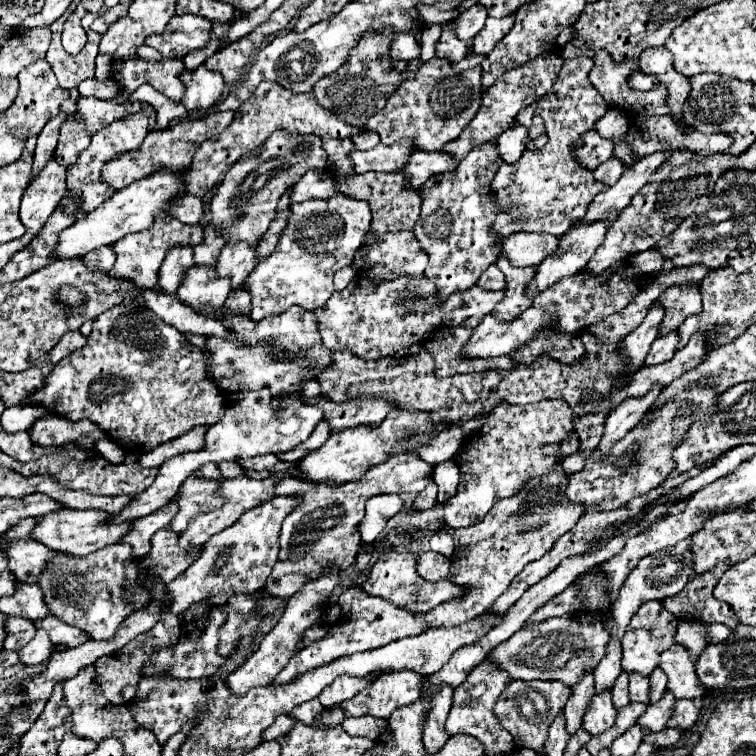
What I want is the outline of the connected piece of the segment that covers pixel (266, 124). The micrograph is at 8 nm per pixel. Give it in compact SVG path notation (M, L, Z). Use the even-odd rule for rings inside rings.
M262 82L256 92L240 106L240 110L236 110L232 124L216 138L208 138L200 150L196 152L196 158L192 160L192 168L186 170L186 192L194 194L194 196L204 196L204 192L208 192L210 188L214 188L220 178L222 172L234 164L236 160L240 160L246 152L258 150L262 148L264 140L276 132L276 130L286 130L286 132L294 132L294 134L314 134L318 138L330 136L330 138L352 138L356 136L362 128L344 124L342 120L338 120L336 116L332 116L330 112L326 112L326 108L322 108L312 92L308 94L294 94L288 92L286 88L282 88L276 82Z

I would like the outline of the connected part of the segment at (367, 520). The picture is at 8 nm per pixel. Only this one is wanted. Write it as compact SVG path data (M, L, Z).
M374 496L366 502L366 516L358 524L362 540L372 544L376 536L386 528L386 522L402 508L400 496Z

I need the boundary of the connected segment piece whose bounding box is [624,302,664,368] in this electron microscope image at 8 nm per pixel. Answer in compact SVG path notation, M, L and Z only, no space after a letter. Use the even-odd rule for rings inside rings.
M654 302L644 322L632 334L628 334L628 340L624 340L624 356L628 356L628 364L632 364L634 368L644 364L650 344L658 336L662 318L664 318L664 308L660 308L660 302Z

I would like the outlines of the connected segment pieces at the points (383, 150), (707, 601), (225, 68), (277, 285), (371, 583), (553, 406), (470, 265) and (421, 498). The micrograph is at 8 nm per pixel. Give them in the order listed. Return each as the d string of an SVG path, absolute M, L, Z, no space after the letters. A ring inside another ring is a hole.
M404 138L394 142L392 146L384 146L378 144L372 150L354 150L352 152L352 164L356 168L356 172L368 172L368 170L378 170L378 172L394 172L394 170L402 170L410 156L414 152L414 144L412 138Z
M718 564L716 568L696 574L684 592L666 598L664 606L668 612L672 612L678 620L700 620L700 622L722 622L730 630L738 626L738 620L730 608L730 604L718 602L712 596L714 586L722 578L722 574L728 570L728 564Z
M256 32L246 36L244 40L236 40L236 44L228 44L228 48L222 48L214 56L210 56L204 66L208 70L216 70L224 76L226 84L236 84L242 80L248 64L248 56L254 56L256 52Z
M334 194L330 200L290 204L290 208L292 216L288 220L288 228L284 228L276 250L264 262L258 262L256 272L252 272L252 276L248 276L248 284L244 284L252 294L252 320L276 316L294 304L306 310L324 306L334 294L334 272L354 262L354 254L372 224L368 202L344 194Z
M386 552L380 556L380 560L372 566L368 580L362 584L362 590L368 592L370 596L378 596L384 598L388 602L392 602L398 608L406 608L412 614L426 614L432 608L436 608L438 604L462 598L466 594L464 586L454 584L452 580L440 580L436 584L428 584L424 580L420 580L420 576L416 576L416 560L412 560L412 552Z
M540 400L528 406L510 404L510 402L496 404L490 410L490 416L486 418L480 432L472 436L468 444L464 444L462 448L460 456L464 462L460 464L460 484L458 484L458 492L450 500L444 502L444 524L448 528L472 526L486 516L488 508L492 508L496 500L512 496L512 492L516 492L520 484L528 482L534 476L546 474L552 468L552 464L558 460L560 440L564 440L564 436L574 430L572 420L574 420L572 410L568 408L568 404L564 404L564 400Z
M496 142L480 144L480 148L474 148L472 152L468 152L460 160L456 170L442 172L440 176L430 176L426 180L426 184L420 188L422 212L420 212L420 218L414 224L414 236L418 238L422 250L430 258L430 268L426 268L424 276L436 286L440 300L446 300L450 294L454 294L458 290L472 288L476 284L476 280L480 278L480 274L496 260L496 256L500 252L500 240L502 238L492 232L494 220L500 214L500 204L498 204L490 184L492 184L492 180L494 180L494 176L496 176L502 162L504 160L498 154Z
M432 482L428 488L424 488L422 494L416 496L414 508L416 508L416 510L426 510L426 508L432 508L434 504L436 504L436 484Z

